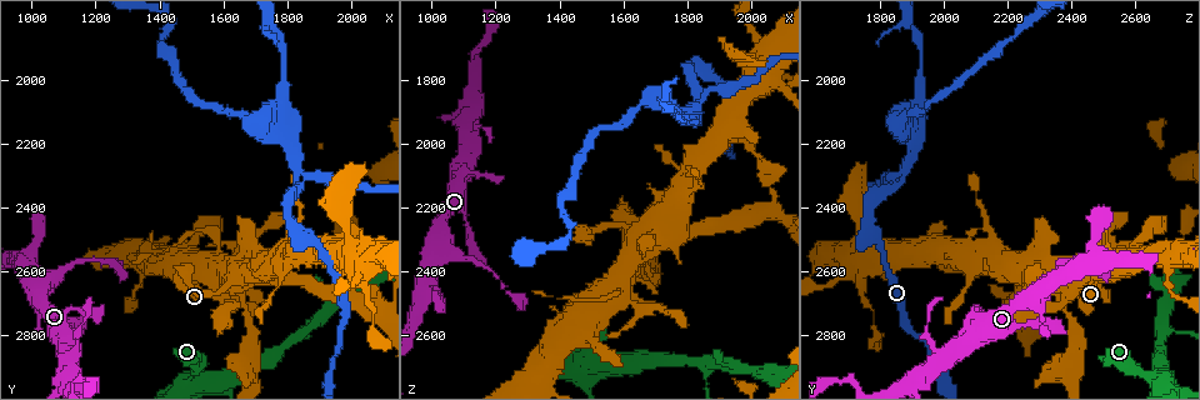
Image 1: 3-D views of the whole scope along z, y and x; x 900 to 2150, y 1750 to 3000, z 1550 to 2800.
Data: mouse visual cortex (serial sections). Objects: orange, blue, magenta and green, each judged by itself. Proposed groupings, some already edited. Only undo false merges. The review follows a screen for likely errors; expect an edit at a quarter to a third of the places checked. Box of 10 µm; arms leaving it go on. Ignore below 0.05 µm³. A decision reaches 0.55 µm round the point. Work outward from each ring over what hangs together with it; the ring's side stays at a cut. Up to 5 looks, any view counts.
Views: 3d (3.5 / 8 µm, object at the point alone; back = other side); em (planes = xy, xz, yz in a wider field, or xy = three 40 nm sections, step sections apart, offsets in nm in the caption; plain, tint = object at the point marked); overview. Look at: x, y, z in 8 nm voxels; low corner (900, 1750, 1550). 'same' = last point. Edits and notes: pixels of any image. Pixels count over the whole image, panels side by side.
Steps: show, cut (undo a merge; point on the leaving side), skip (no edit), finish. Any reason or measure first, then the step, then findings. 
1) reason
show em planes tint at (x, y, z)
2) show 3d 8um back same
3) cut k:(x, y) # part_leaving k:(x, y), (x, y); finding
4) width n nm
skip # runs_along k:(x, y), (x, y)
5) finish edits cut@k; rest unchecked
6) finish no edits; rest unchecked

four-way junction
show 3d 3.5um at (1500, 2920, 2660)

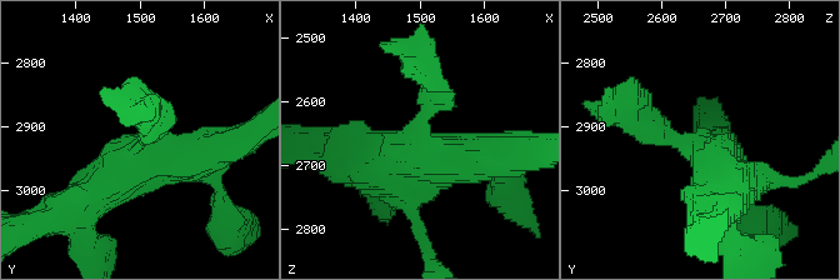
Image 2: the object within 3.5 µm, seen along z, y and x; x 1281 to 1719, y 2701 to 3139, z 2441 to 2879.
show em xy step 5 tint at (1505, 2920, 2655)

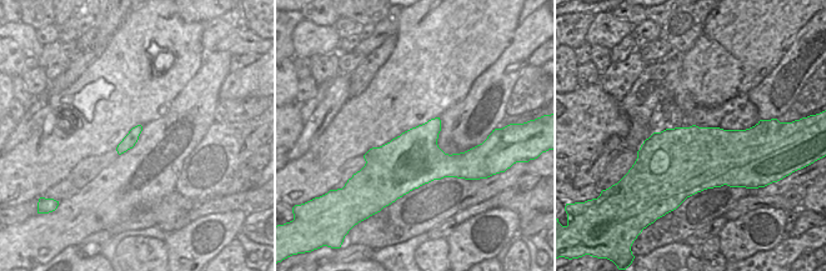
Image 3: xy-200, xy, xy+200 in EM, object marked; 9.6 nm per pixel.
arms 4; arm_widths 250, 600, 600, 600 nm
skip # runs_along 2:(425, 64), (421, 148), (486, 158); one cell here

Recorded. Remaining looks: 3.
show em xy step 5 tint at (1020, 2650, 2330)

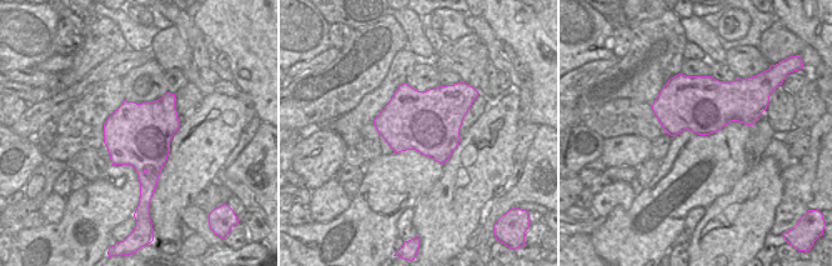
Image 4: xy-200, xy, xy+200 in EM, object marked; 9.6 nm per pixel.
wider look
show 3d 3.5um same

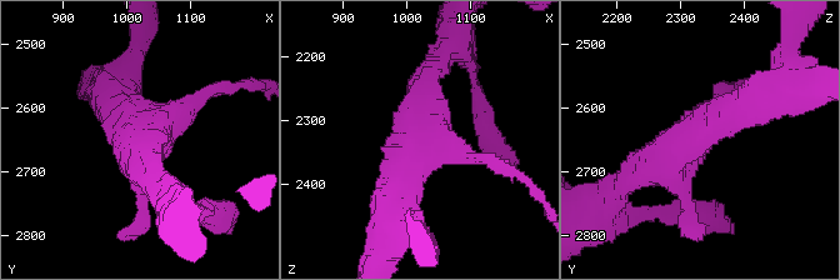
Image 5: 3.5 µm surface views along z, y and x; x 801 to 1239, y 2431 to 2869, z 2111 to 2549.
arm_widths 250, 350, 500 nm
skip # runs_along 5:(634, 173), (761, 99); all the same cell

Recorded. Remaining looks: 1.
finish no edits; rest unchecked

